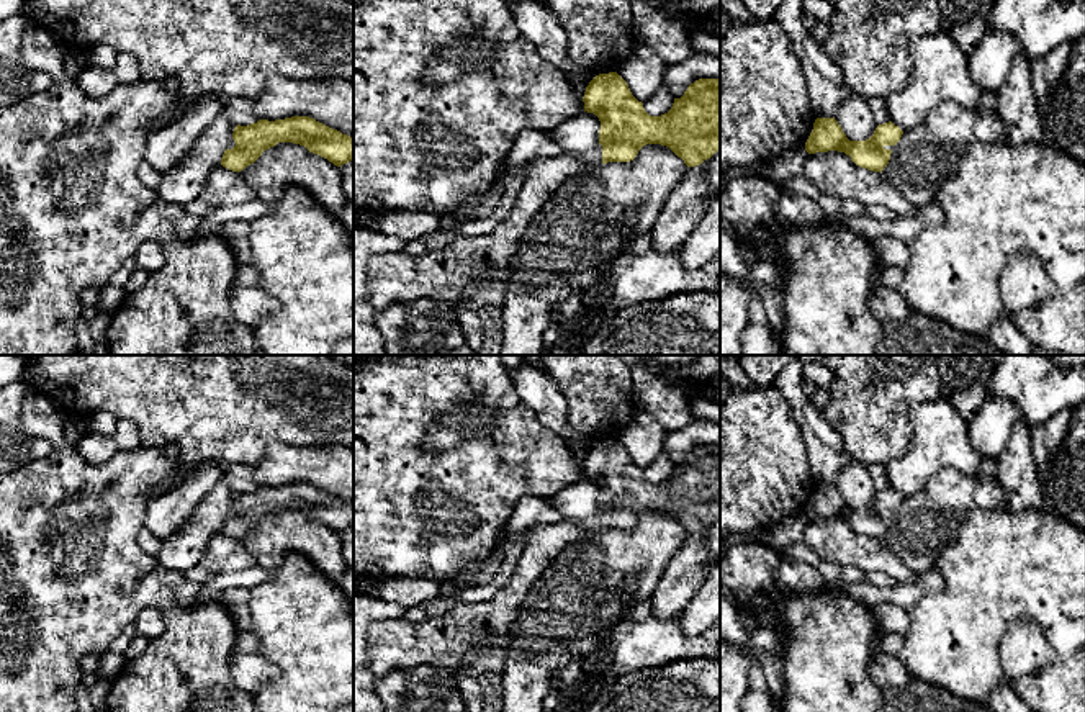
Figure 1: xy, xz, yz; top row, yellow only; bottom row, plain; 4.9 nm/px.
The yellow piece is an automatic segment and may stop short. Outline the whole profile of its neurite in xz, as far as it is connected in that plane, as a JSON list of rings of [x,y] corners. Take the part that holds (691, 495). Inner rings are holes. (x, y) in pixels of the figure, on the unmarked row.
[[[599,440],[586,453],[584,478],[601,488],[599,509],[586,519],[561,517],[527,532],[524,552],[509,581],[488,602],[457,604],[445,615],[409,622],[373,622],[365,632],[371,673],[432,665],[471,676],[483,691],[481,712],[501,712],[501,676],[511,629],[524,599],[566,545],[607,529],[630,529],[646,511],[669,514],[687,534],[720,517],[720,445],[699,445],[661,483],[645,478],[617,440]]]

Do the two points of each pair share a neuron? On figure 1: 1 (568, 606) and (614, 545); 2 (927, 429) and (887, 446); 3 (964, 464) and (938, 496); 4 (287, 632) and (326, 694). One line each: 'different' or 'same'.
1: same
2: different
3: different
4: same

